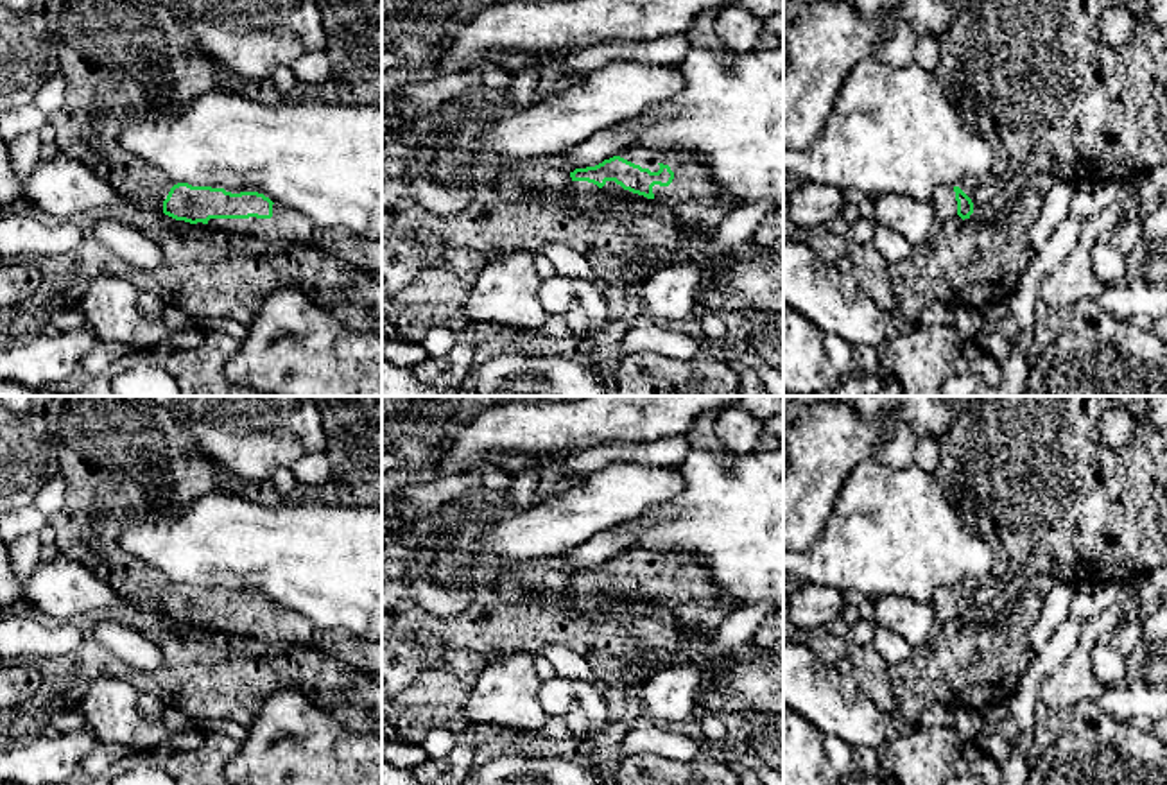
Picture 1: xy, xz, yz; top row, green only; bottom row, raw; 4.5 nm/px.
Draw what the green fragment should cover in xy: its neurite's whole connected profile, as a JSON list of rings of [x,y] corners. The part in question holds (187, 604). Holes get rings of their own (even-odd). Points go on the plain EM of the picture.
[[[177,584],[163,602],[163,615],[190,625],[264,640],[280,638],[301,645],[317,645],[323,629],[307,617],[285,611],[258,593],[231,595],[224,590]]]

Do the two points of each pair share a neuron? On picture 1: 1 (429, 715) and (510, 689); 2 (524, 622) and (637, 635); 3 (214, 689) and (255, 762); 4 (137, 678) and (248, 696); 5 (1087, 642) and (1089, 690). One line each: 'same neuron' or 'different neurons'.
1: different neurons
2: same neuron
3: different neurons
4: same neuron
5: same neuron

